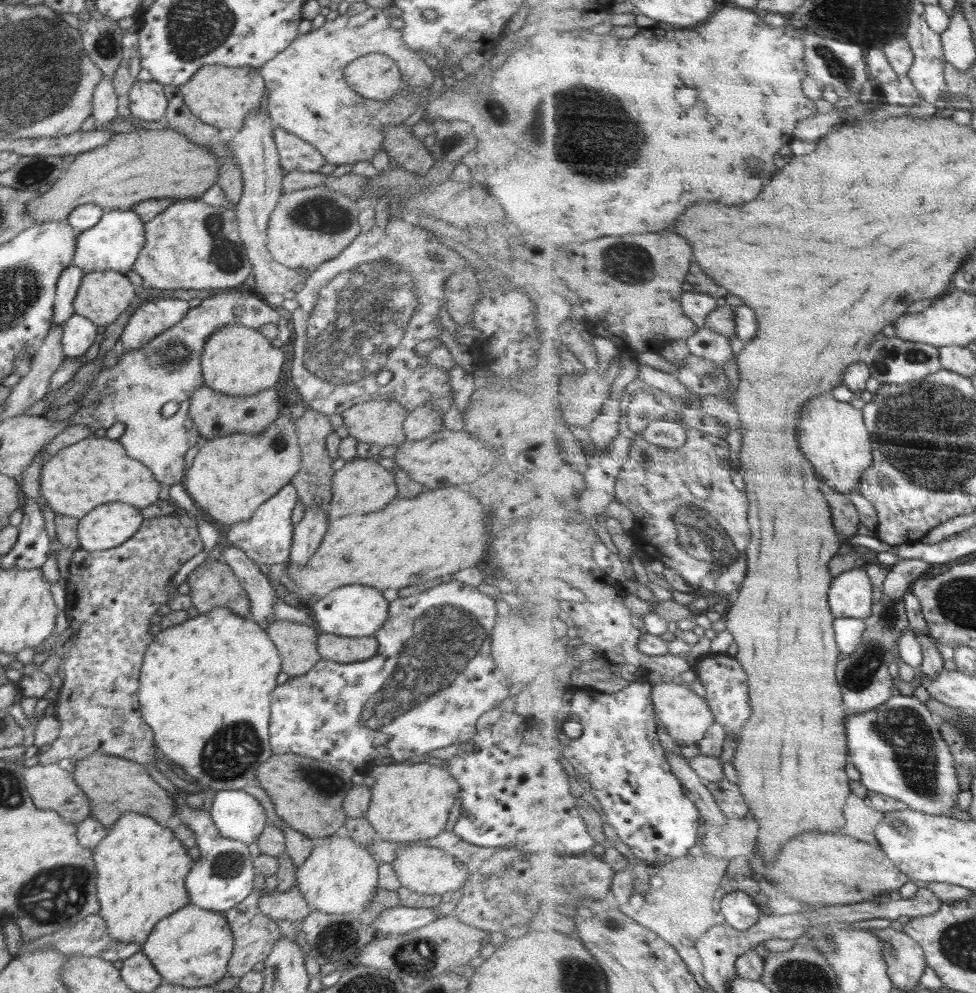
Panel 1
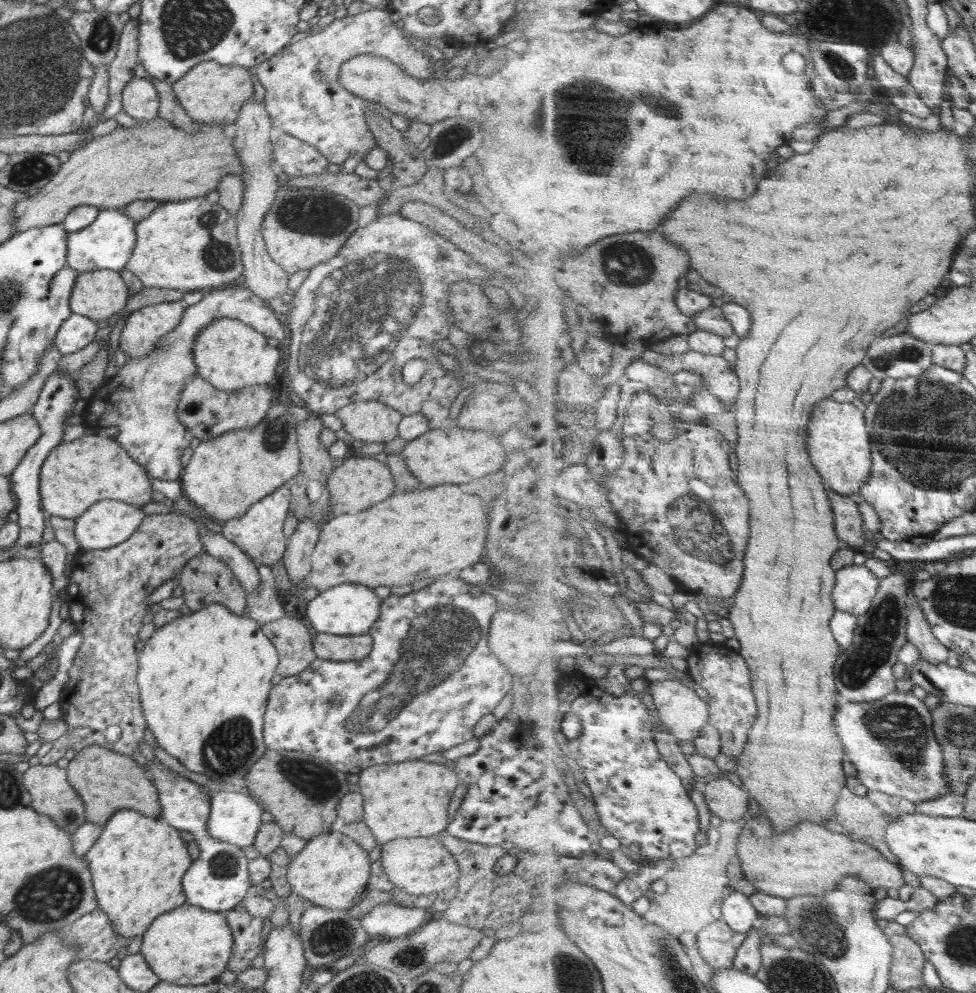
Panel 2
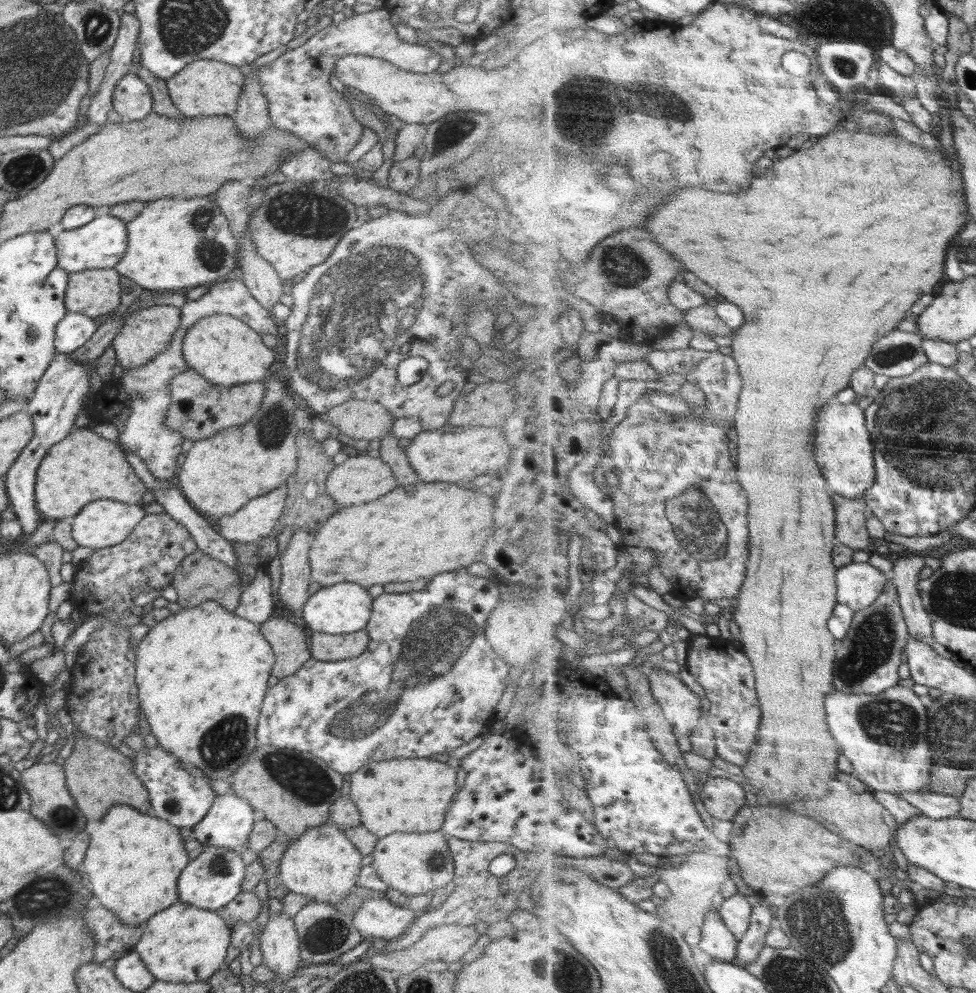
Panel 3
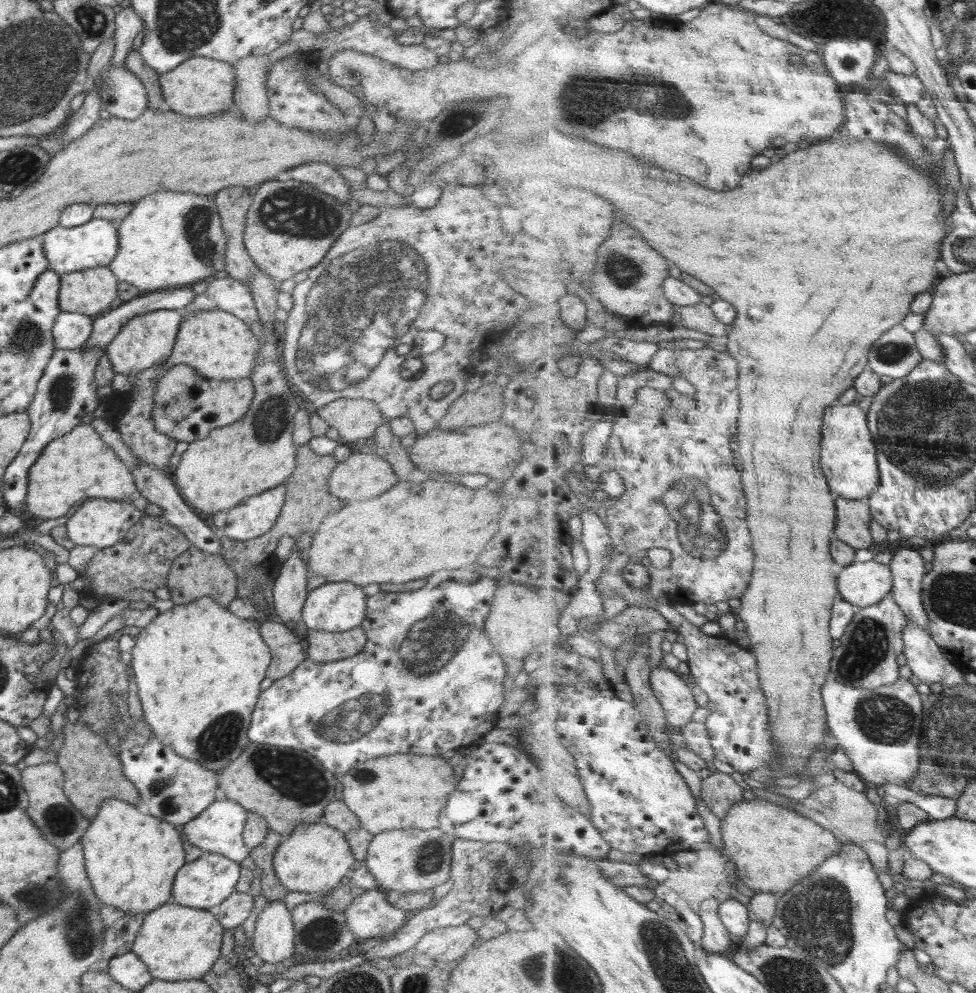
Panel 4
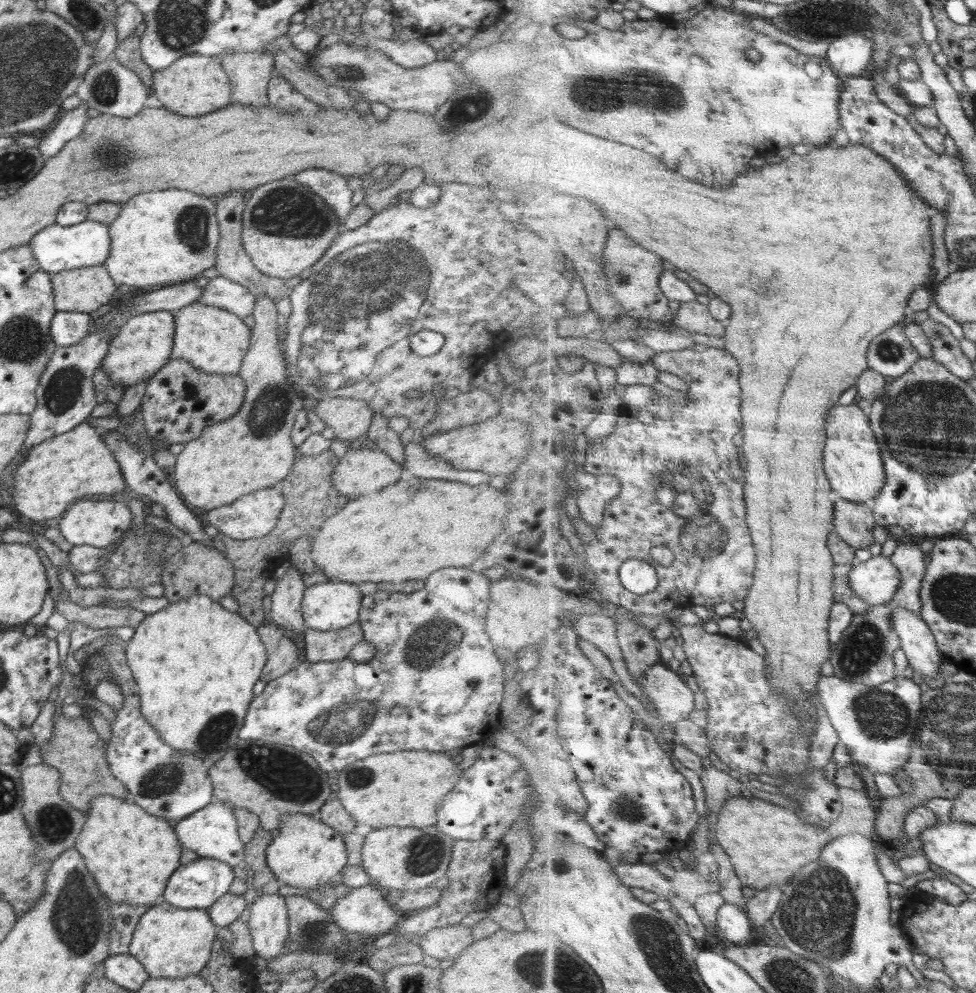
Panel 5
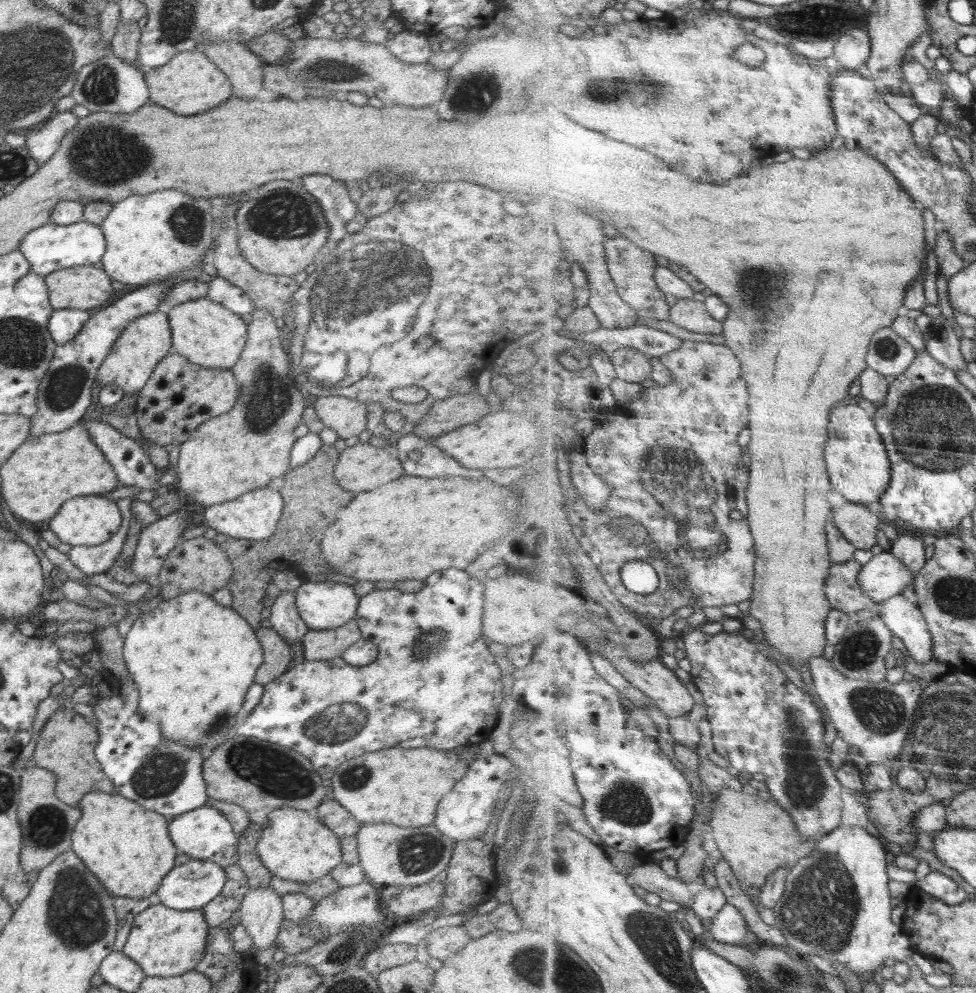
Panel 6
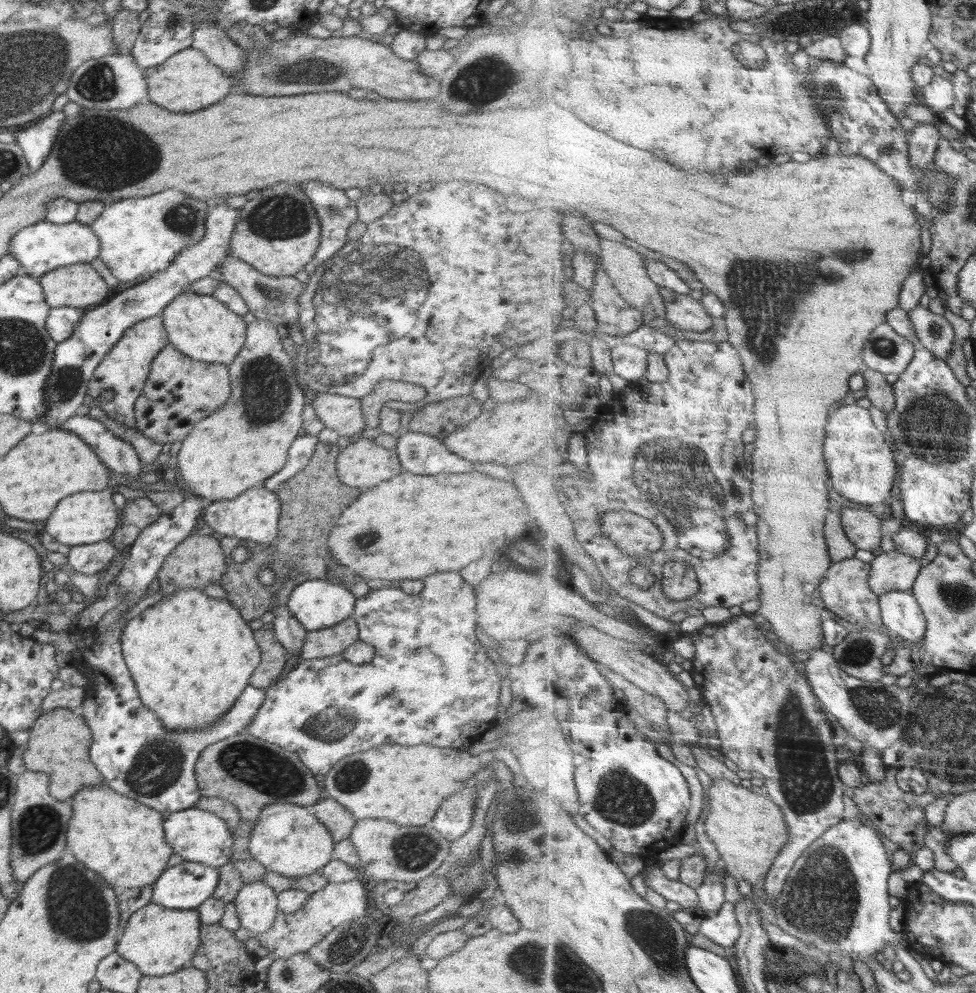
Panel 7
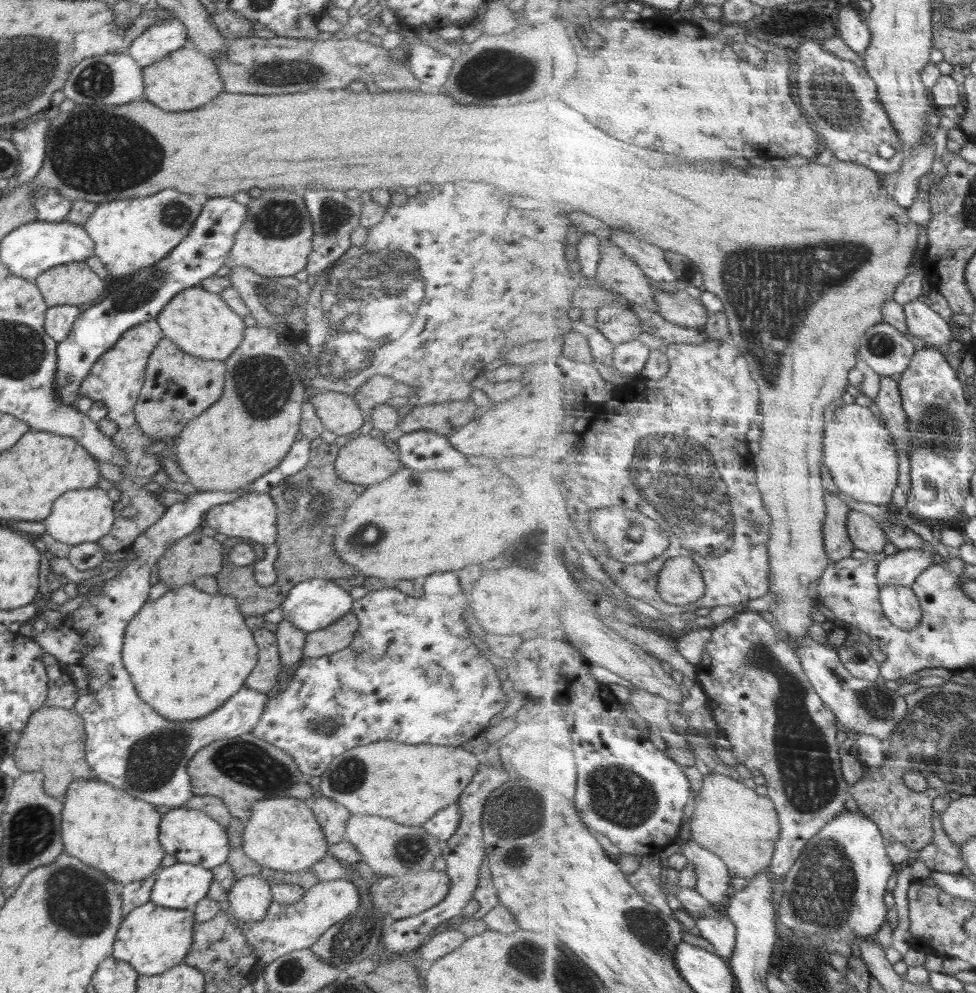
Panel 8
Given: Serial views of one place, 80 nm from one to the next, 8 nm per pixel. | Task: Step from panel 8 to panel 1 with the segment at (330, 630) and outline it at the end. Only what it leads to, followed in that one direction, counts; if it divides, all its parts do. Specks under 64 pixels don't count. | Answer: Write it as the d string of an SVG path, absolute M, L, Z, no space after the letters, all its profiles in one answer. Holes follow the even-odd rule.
M322 633L318 638L318 654L340 664L365 661L377 653L378 642L374 636L343 637Z

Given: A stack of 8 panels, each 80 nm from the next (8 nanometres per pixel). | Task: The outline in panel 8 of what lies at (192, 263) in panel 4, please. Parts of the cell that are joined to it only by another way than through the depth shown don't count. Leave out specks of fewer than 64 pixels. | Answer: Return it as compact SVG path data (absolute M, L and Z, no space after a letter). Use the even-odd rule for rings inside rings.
M162 190L146 198L132 198L124 202L100 203L83 224L84 230L94 241L94 256L98 256L105 268L118 278L126 278L141 268L152 266L168 256L169 252L191 232L200 204L189 194L176 190Z

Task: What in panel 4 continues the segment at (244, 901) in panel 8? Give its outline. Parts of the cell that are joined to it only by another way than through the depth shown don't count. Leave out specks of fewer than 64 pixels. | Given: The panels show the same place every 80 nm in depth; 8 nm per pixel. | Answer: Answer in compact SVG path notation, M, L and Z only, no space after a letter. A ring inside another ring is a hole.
M269 901L268 905L258 916L254 926L253 943L250 945L264 963L282 964L286 959L297 956L294 944L295 934L291 912L282 901Z

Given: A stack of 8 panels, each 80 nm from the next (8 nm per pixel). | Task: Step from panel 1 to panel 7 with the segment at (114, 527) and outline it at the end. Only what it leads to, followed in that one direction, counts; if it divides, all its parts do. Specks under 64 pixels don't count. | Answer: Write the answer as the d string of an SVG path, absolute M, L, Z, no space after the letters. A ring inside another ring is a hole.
M111 488L102 492L78 492L62 498L52 514L46 519L46 525L42 531L46 531L54 540L70 546L81 544L94 544L108 540L109 536L119 525L119 514L116 512Z

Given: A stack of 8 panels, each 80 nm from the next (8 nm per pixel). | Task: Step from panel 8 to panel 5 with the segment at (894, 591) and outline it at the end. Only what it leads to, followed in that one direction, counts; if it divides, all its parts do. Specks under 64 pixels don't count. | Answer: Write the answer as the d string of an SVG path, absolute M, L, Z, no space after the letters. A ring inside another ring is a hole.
M898 605L893 612L893 625L915 672L928 676L938 674L942 662L948 660L940 651L937 636L923 615Z

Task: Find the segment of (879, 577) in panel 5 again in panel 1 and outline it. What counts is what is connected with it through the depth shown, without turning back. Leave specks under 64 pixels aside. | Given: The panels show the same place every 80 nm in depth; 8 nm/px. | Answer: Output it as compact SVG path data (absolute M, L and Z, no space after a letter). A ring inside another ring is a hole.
M866 567L852 569L837 576L830 593L836 618L868 618L875 605L875 586Z

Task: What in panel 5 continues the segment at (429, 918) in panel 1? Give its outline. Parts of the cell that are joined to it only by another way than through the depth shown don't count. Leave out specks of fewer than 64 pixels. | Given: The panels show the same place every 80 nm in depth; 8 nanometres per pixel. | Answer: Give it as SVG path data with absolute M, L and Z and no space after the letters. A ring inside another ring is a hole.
M366 885L352 888L340 900L334 904L334 908L329 910L330 917L346 933L360 932L365 936L376 935L377 937L390 933L396 928L396 922L402 912L393 908L384 897L385 891L378 886Z

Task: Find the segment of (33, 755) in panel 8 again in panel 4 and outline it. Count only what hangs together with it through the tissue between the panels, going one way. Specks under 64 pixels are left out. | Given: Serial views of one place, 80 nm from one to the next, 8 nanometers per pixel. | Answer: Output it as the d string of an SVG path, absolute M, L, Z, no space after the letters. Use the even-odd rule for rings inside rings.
M80 720L70 723L66 722L62 729L64 733L64 742L61 748L57 751L56 764L64 771L65 781L63 786L66 798L86 817L92 820L99 809L100 803L107 798L115 798L136 806L140 801L140 793L122 774L121 760L114 752L112 747L106 744L106 740L99 737L95 732L92 732L86 725L83 725Z

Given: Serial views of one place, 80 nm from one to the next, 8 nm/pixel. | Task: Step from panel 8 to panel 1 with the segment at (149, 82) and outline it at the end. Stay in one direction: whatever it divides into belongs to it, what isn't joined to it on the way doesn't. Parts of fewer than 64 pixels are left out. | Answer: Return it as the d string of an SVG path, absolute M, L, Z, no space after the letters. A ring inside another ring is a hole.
M222 65L201 66L185 85L179 86L184 102L202 122L218 129L235 128L239 131L250 111L262 109L260 100L265 87L265 79L259 69L252 67L227 67Z

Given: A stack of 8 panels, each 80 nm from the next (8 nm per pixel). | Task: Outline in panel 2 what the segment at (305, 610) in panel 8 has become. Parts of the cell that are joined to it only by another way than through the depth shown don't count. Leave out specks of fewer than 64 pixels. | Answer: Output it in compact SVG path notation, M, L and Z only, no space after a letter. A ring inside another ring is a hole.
M344 583L323 590L307 603L307 622L318 633L335 634L342 637L366 634L380 616L381 599L374 589L358 584Z

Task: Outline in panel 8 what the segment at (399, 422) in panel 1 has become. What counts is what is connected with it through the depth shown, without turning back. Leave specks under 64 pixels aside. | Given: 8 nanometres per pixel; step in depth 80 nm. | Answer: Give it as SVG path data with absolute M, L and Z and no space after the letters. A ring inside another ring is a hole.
M319 392L311 399L311 404L324 429L338 437L354 433L365 424L363 412L348 394Z

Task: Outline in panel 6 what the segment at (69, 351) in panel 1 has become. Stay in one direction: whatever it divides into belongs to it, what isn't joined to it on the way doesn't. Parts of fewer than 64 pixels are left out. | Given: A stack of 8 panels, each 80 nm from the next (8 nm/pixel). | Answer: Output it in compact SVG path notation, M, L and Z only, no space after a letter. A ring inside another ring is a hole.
M53 309L47 324L52 340L63 345L70 342L88 320L88 312L78 309Z

